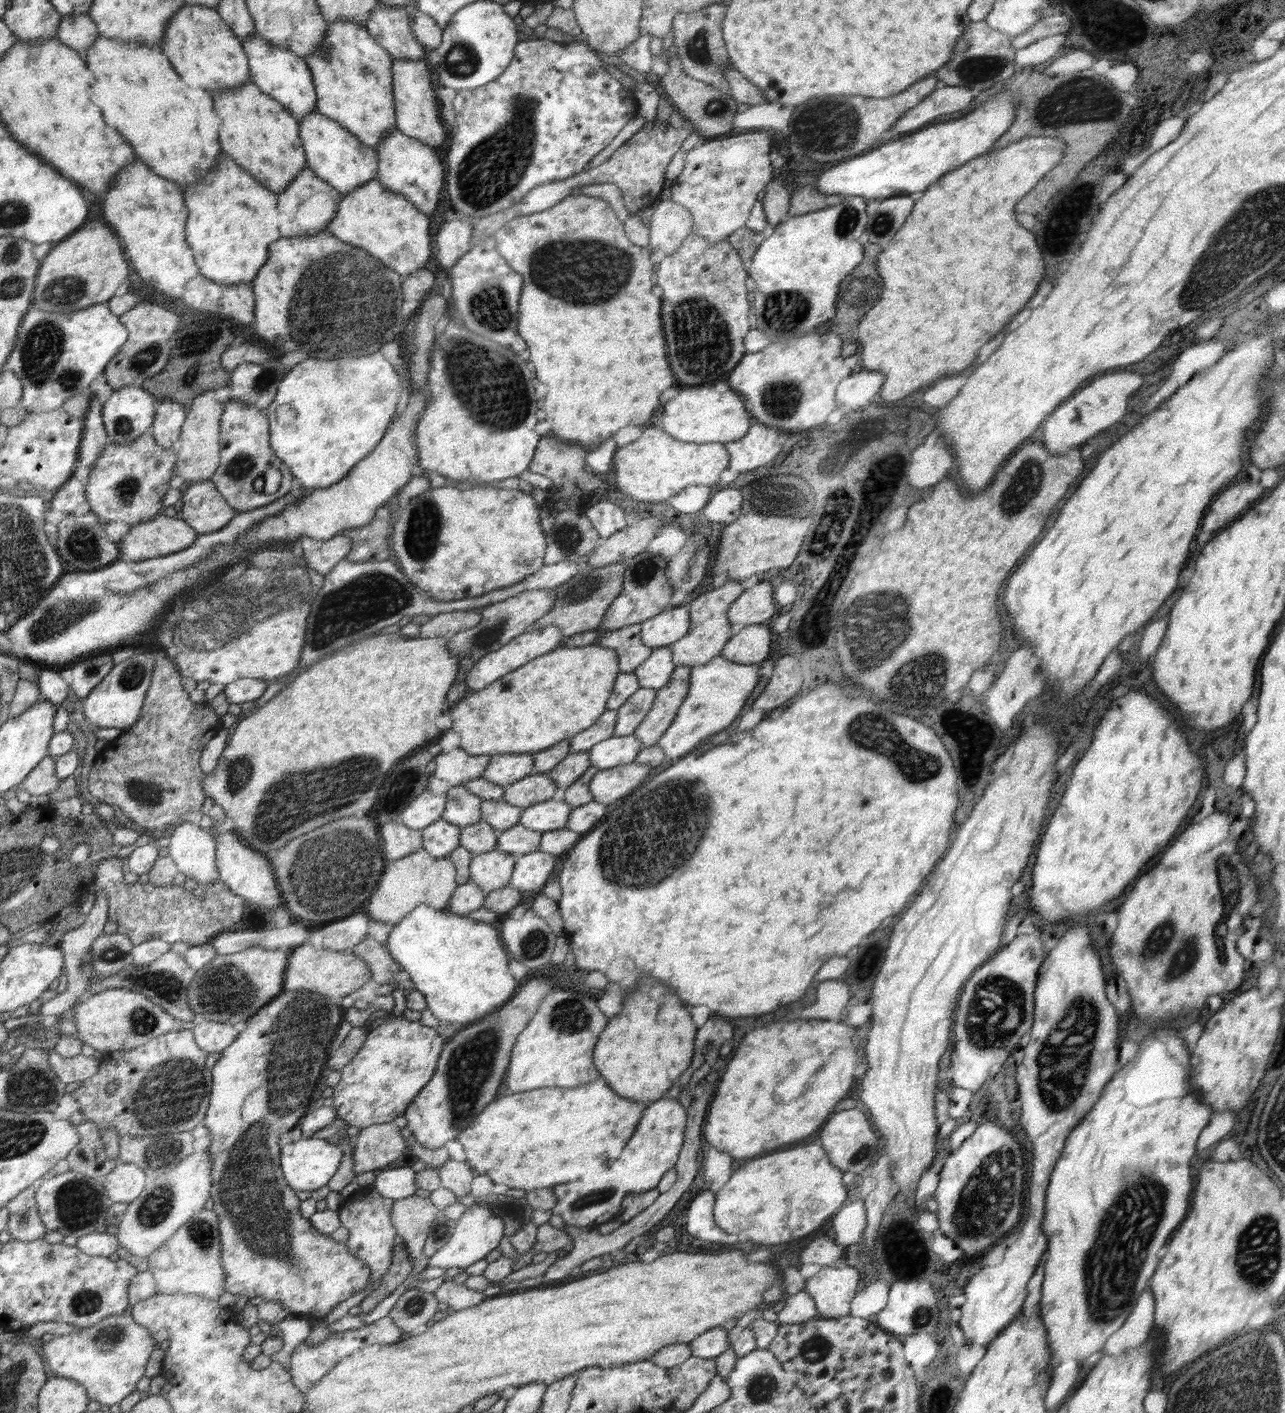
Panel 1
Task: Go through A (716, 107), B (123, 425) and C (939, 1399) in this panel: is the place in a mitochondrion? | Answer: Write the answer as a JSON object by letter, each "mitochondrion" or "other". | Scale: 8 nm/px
{"A":"mitochondrion","B":"mitochondrion","C":"other"}

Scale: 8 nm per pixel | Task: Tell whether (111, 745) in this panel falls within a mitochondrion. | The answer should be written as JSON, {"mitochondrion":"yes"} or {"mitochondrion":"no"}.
{"mitochondrion":"no"}

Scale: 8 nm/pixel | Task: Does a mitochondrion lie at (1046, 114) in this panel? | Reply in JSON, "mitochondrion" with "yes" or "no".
{"mitochondrion":"yes"}

